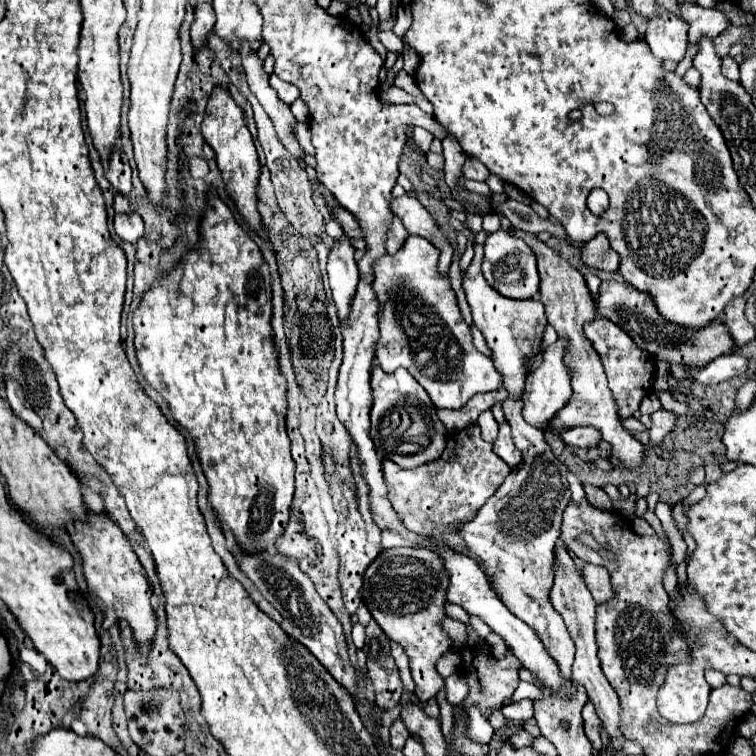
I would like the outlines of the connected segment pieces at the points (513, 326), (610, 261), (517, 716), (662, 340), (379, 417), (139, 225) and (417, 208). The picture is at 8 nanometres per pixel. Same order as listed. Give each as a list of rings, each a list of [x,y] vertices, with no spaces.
[[[475,244],[474,252],[474,257],[462,278],[462,287],[473,312],[473,322],[483,332],[487,346],[493,350],[493,364],[501,372],[509,396],[521,396],[525,386],[525,376],[527,376],[525,356],[535,354],[541,346],[543,330],[547,326],[545,308],[539,300],[511,300],[501,296],[497,290],[493,290],[483,278],[481,270],[483,245]]]
[[[599,232],[593,240],[589,240],[585,244],[581,258],[591,268],[609,270],[609,272],[615,272],[619,268],[619,256],[617,256],[617,252],[613,252],[609,238],[603,232]]]
[[[523,699],[519,702],[511,702],[502,708],[503,715],[513,722],[525,722],[534,716],[533,702]]]
[[[603,280],[599,286],[599,294],[595,298],[595,308],[599,316],[605,316],[613,320],[623,332],[627,332],[633,342],[637,342],[643,350],[647,350],[653,358],[673,364],[691,364],[695,370],[703,368],[711,360],[715,360],[721,354],[727,354],[733,350],[733,340],[727,334],[727,328],[723,320],[713,322],[711,326],[691,332],[687,328],[675,326],[665,322],[653,304],[653,300],[645,292],[637,292],[633,286],[627,286],[625,282],[615,282],[615,280]]]
[[[379,366],[371,374],[373,406],[371,406],[371,440],[375,450],[399,464],[401,468],[417,468],[441,456],[447,440],[447,430],[437,418],[437,408],[429,400],[423,386],[405,370],[385,374]]]
[[[131,212],[131,214],[117,214],[115,216],[115,234],[125,240],[125,242],[131,242],[131,244],[137,244],[139,238],[143,236],[145,232],[145,226],[143,226],[143,220],[137,212]]]
[[[403,194],[401,198],[395,198],[391,202],[391,210],[393,214],[403,222],[403,226],[407,228],[409,234],[413,236],[423,236],[429,242],[433,242],[439,250],[441,250],[441,258],[439,258],[439,272],[441,276],[447,276],[449,272],[449,264],[453,258],[453,248],[451,244],[441,236],[433,216],[429,214],[429,210],[413,196],[413,194]]]

